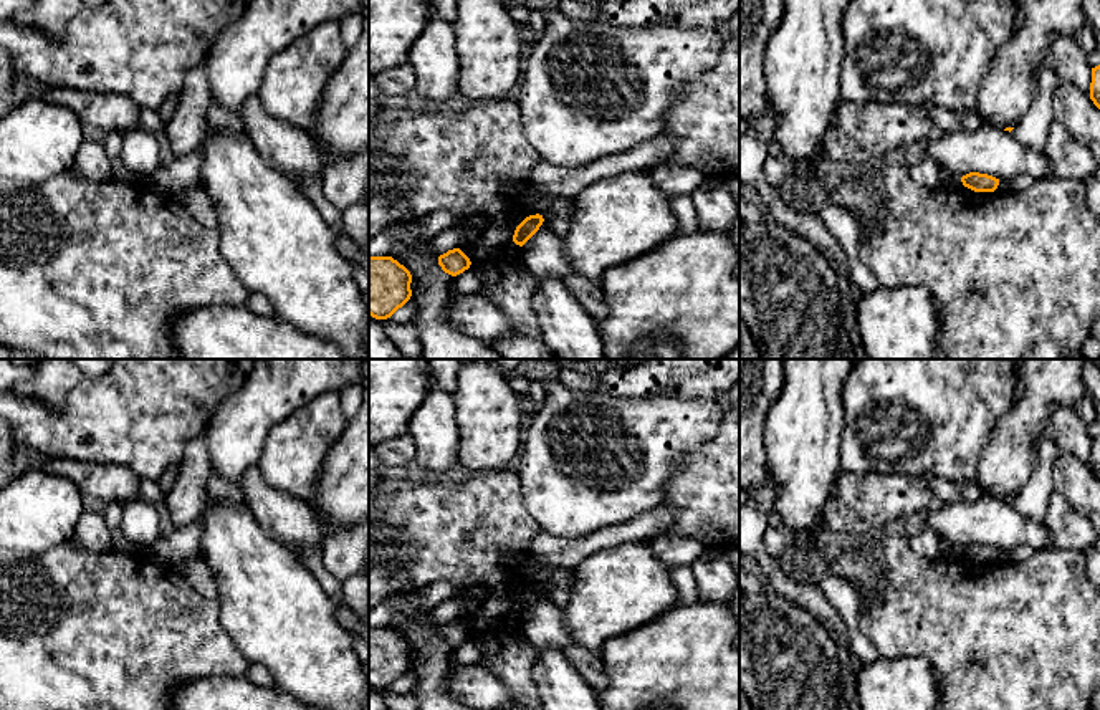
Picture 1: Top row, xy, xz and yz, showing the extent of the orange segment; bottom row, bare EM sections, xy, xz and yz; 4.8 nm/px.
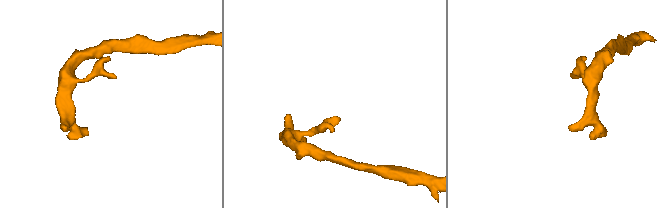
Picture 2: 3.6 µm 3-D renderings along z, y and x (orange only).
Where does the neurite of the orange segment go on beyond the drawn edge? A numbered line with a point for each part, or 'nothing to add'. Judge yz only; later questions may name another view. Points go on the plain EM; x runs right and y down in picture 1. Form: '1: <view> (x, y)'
nothing to add

